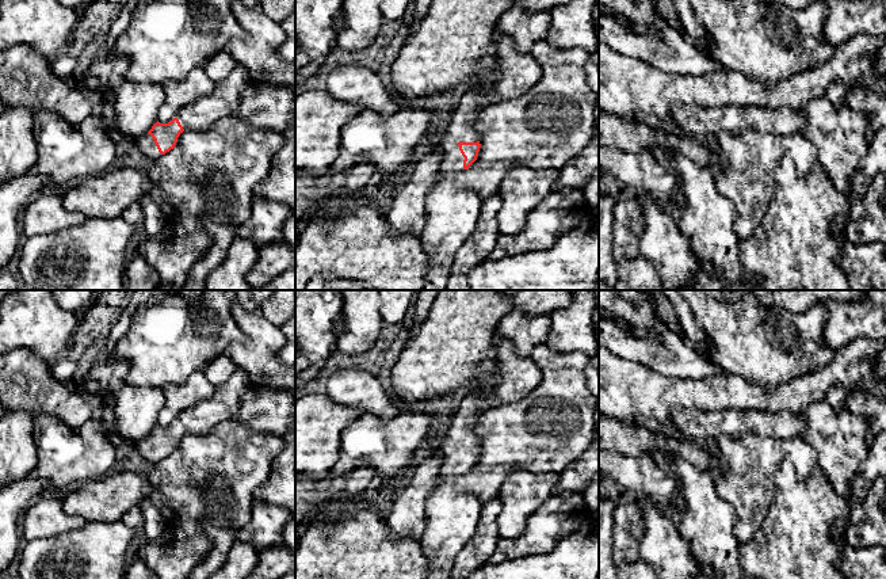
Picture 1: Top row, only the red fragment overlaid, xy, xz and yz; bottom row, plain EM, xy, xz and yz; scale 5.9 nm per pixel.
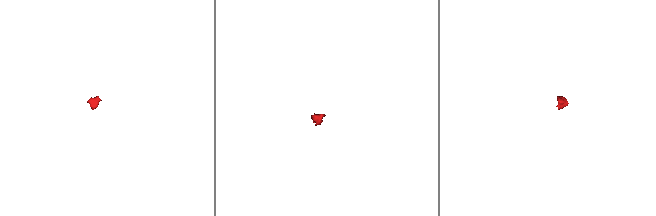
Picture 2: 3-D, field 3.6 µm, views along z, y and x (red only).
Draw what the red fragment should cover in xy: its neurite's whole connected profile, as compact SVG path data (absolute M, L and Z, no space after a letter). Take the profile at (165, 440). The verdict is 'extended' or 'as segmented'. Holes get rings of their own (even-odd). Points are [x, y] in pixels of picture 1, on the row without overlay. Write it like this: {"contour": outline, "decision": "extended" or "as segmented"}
{"contour": "M240 366L225 384L215 386L214 393L183 411L168 427L156 426L152 433L133 447L134 458L145 468L159 464L175 452L184 434L203 435L217 424L238 414L245 392L253 388L249 374Z", "decision": "extended"}

